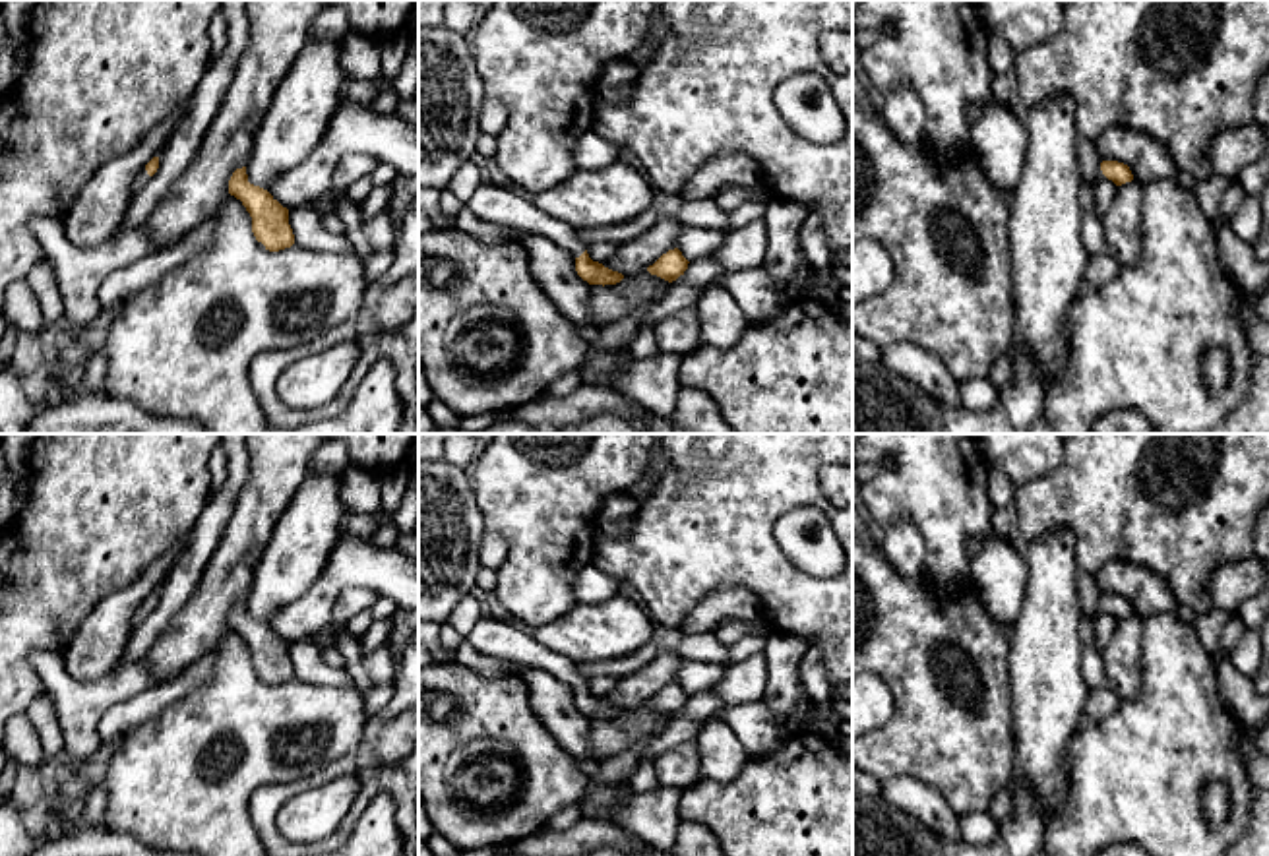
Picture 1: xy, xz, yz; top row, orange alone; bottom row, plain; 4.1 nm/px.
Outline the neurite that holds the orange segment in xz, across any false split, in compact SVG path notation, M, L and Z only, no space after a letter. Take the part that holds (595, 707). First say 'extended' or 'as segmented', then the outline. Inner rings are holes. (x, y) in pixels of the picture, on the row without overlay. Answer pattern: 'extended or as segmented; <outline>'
extended; M482 616L465 637L477 651L500 660L515 660L529 668L541 668L560 682L568 684L575 693L577 709L589 718L616 718L624 713L622 707L593 695L587 680L579 674L577 664L562 655L541 647L529 633Z

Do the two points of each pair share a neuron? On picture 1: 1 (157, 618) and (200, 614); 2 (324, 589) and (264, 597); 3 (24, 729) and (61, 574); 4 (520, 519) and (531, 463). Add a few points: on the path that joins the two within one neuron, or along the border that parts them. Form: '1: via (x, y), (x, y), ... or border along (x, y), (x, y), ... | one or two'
1: border along (198, 580), (192, 595), (155, 638), (146, 655) | two
2: border along (330, 552), (318, 578), (270, 620) | two
3: border along (20, 713), (26, 715) | two
4: via (531, 506), (531, 477) | one

